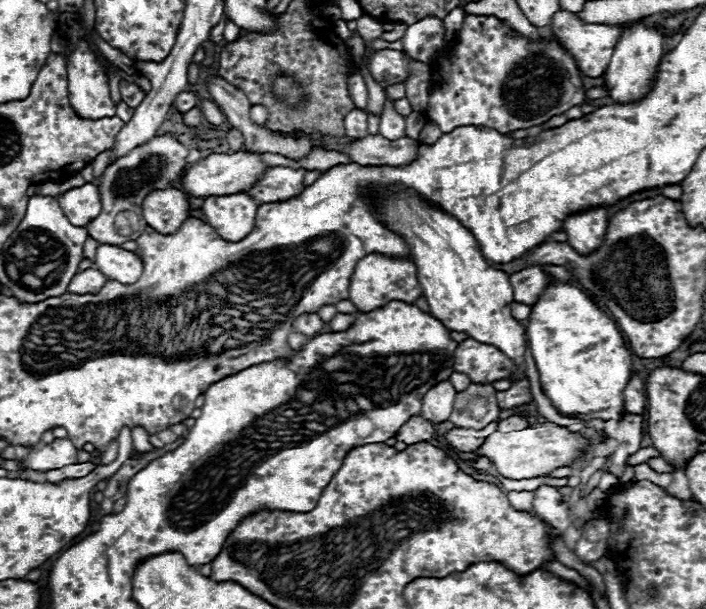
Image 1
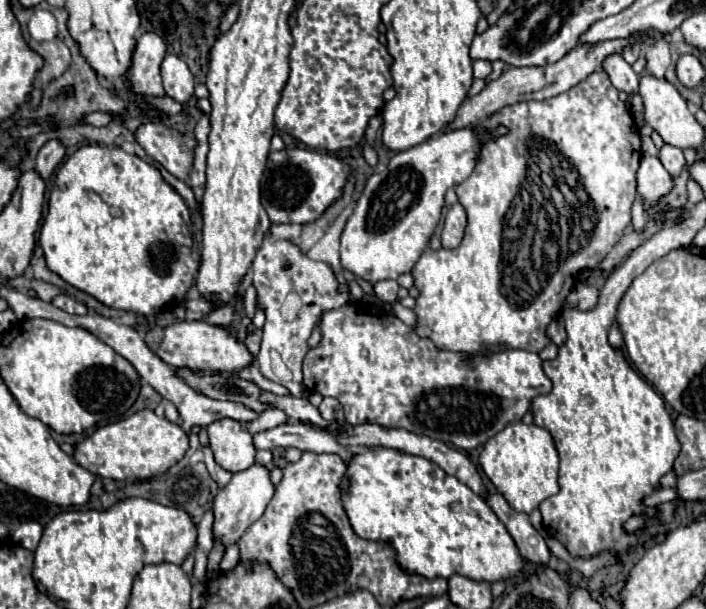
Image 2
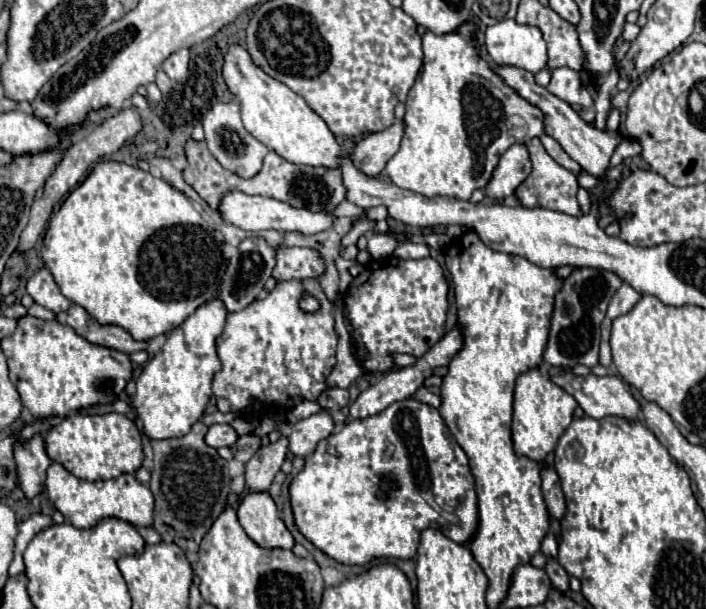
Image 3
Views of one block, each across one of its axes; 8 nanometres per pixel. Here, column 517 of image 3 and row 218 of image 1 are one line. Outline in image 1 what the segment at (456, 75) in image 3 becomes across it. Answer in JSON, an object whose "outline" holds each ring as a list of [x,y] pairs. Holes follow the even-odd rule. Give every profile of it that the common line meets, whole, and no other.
{"outline":[[[164,134],[154,136],[150,142],[136,146],[130,154],[126,154],[126,158],[118,158],[114,164],[110,164],[100,176],[98,192],[102,210],[94,220],[86,224],[88,236],[94,238],[98,244],[110,246],[120,246],[124,242],[136,240],[146,228],[146,222],[142,218],[142,202],[146,194],[150,194],[150,190],[166,190],[174,186],[186,170],[186,156],[186,146],[170,134]]]}

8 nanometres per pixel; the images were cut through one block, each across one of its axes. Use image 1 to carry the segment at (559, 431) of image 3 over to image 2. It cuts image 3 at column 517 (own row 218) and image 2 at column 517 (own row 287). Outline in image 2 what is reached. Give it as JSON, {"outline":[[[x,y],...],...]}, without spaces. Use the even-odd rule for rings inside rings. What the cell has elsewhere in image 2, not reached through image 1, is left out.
{"outline":[[[508,424],[484,444],[480,464],[492,484],[516,512],[530,514],[544,498],[558,492],[558,452],[552,434],[536,424]]]}

